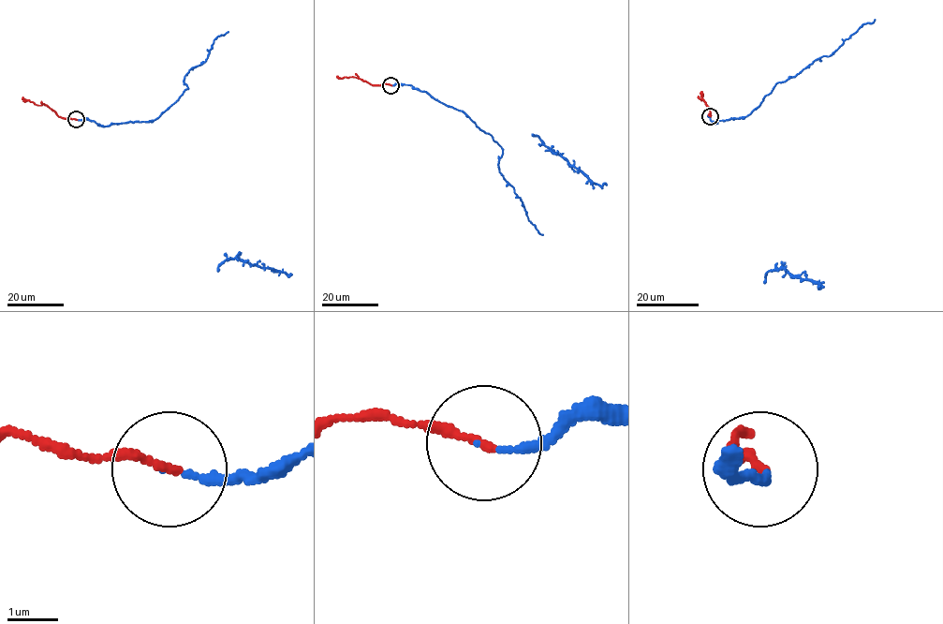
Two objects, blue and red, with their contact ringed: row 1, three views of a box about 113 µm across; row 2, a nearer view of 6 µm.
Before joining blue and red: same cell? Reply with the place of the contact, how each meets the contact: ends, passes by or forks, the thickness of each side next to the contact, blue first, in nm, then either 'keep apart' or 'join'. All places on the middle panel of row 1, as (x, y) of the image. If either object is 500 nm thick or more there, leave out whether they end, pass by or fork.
(390, 85) | blue ends | red ends | 100/160 nm | join

